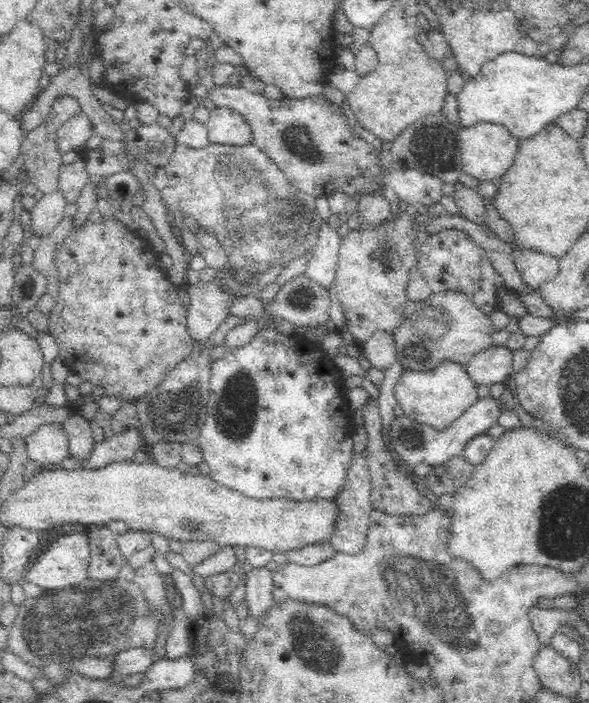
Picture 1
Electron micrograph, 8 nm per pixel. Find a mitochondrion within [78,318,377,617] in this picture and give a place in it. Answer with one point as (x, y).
(241, 394)

